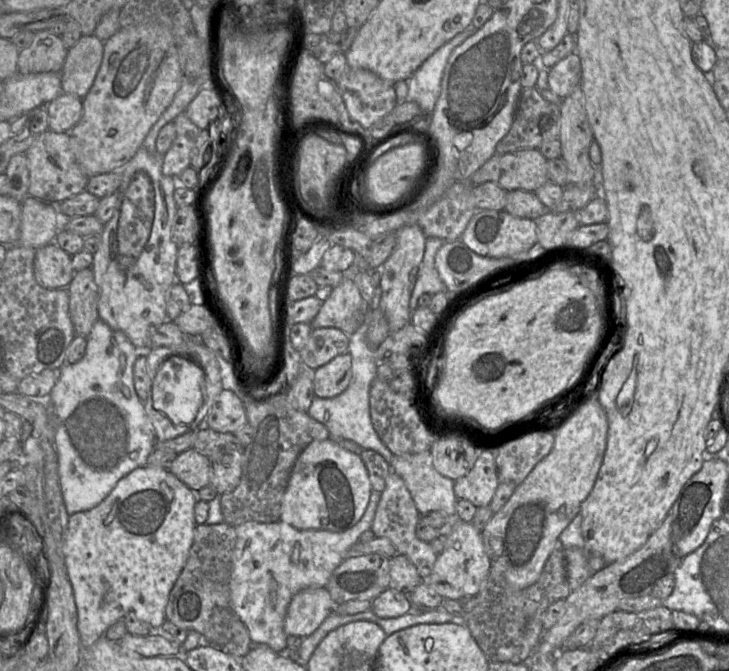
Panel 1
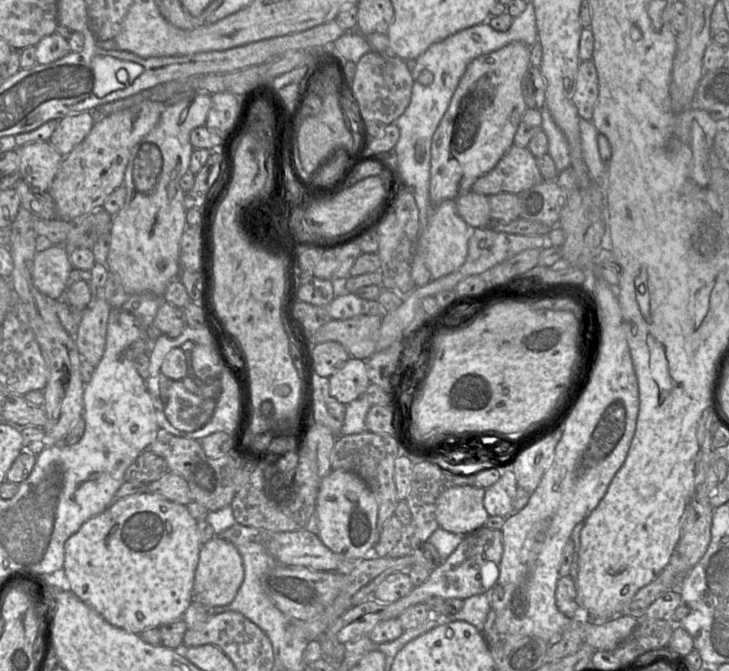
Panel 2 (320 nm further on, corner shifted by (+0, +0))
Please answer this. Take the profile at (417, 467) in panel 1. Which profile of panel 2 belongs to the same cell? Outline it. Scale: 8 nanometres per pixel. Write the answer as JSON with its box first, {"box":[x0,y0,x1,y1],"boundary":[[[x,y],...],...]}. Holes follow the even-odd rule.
{"box":[435,485,490,535],"boundary":[[[462,485],[443,491],[436,500],[435,516],[439,526],[460,535],[485,526],[490,516],[483,505],[485,490]]]}

